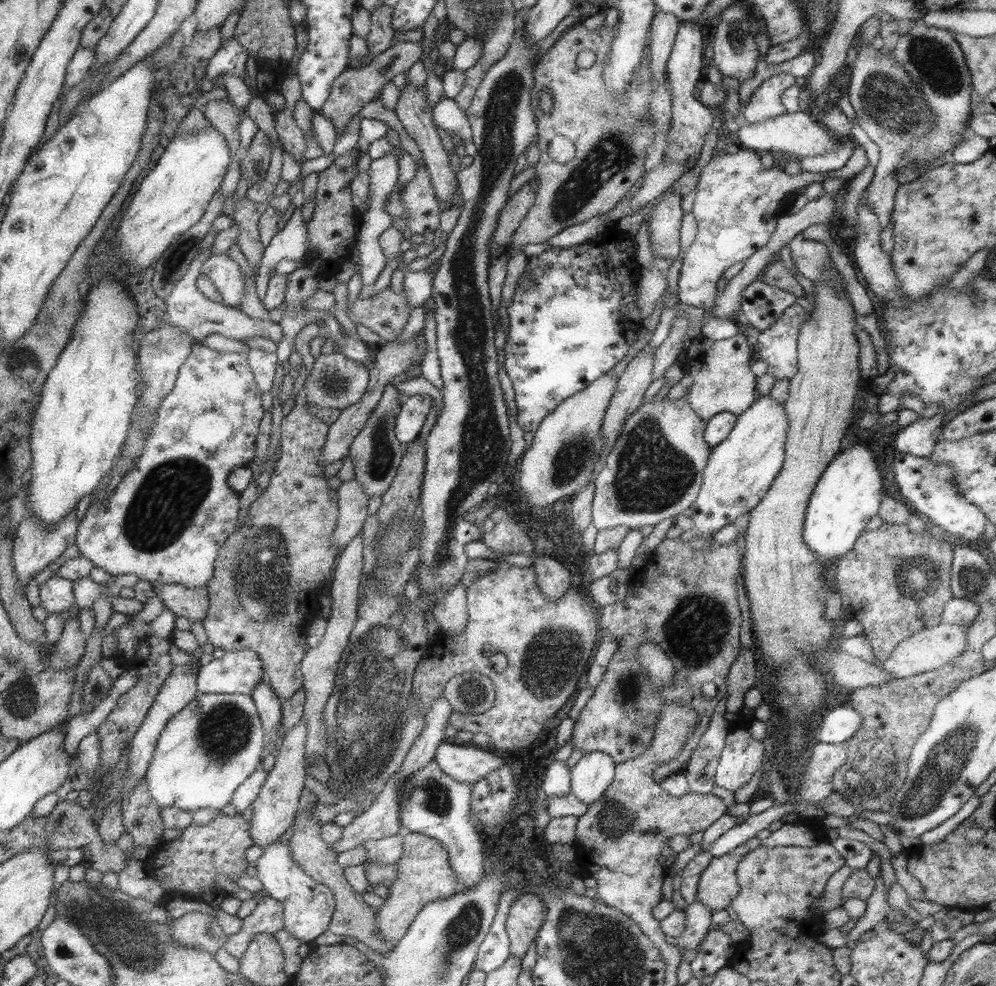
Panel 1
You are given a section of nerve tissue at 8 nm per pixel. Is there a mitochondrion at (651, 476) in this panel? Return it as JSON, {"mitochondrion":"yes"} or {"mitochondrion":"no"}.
{"mitochondrion":"yes"}

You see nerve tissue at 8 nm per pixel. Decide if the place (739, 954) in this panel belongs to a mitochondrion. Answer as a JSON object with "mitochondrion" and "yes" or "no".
{"mitochondrion":"no"}

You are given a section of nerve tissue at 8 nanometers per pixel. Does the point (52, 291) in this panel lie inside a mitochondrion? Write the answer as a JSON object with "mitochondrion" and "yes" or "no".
{"mitochondrion":"no"}

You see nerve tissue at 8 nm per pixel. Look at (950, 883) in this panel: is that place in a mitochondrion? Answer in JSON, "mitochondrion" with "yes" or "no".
{"mitochondrion":"no"}

